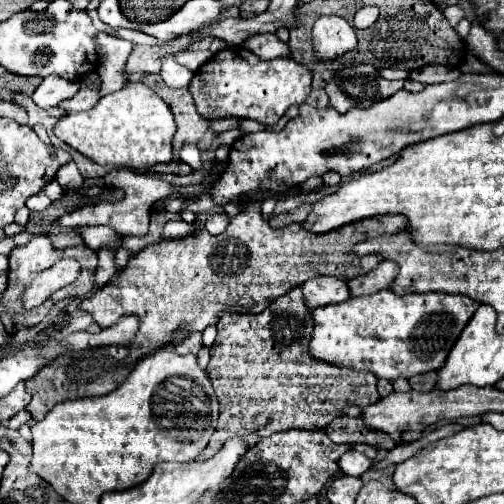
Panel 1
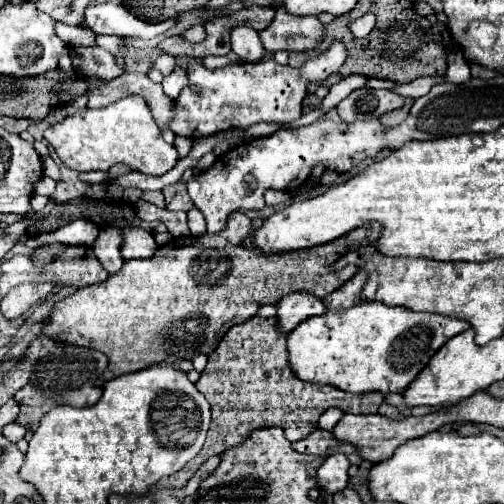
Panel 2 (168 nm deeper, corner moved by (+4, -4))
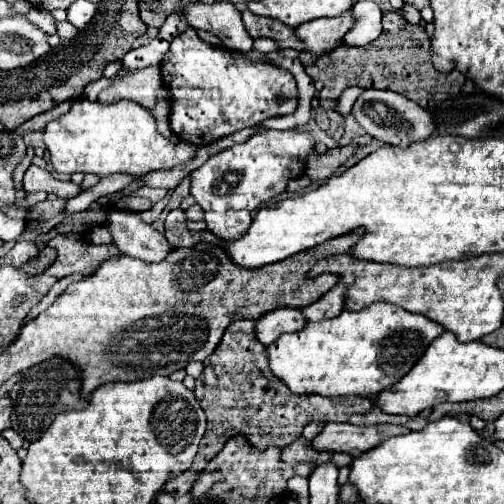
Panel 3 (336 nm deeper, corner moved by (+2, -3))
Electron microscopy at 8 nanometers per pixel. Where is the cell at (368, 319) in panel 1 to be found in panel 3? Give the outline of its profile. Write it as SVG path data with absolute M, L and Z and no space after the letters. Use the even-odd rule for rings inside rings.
M373 303L357 313L343 311L339 317L319 323L307 323L299 333L281 335L267 347L269 369L281 379L291 393L295 395L323 395L323 397L347 397L347 395L363 395L373 397L385 387L397 383L409 369L419 361L431 341L441 335L445 329L433 321L427 321L425 315L409 313L403 307L393 303Z

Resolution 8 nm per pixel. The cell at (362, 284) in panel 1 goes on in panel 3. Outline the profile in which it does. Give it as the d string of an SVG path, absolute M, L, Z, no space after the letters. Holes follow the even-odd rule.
M337 283L333 289L329 289L319 301L303 307L303 317L305 321L323 321L337 317L343 311L343 299L345 299L345 289L343 283Z

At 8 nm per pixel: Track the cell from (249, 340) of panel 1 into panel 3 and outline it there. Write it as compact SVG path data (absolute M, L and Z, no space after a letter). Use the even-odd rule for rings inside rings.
M235 321L227 327L225 335L221 337L217 349L203 361L203 373L195 381L195 397L203 405L205 417L207 417L207 431L201 439L199 453L191 465L189 471L185 471L181 477L169 481L165 485L165 491L171 495L185 495L197 475L205 471L207 463L223 449L223 445L235 437L243 435L251 447L257 447L259 451L267 447L285 447L301 437L303 427L309 423L329 423L329 421L341 421L345 423L355 413L367 413L373 409L373 401L359 399L359 397L347 397L347 399L327 399L321 395L301 395L295 397L273 379L269 367L267 367L267 351L265 345L261 345L255 339L253 331L255 321Z

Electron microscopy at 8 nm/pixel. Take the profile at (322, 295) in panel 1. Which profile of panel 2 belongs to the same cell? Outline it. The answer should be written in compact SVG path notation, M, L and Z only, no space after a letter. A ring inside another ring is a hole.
M301 290L301 292L285 296L285 300L281 300L277 304L277 310L279 310L277 316L281 320L281 328L285 328L285 332L291 332L305 318L323 314L327 308L325 308L325 302L321 298L317 298L315 294L309 294L309 292Z

